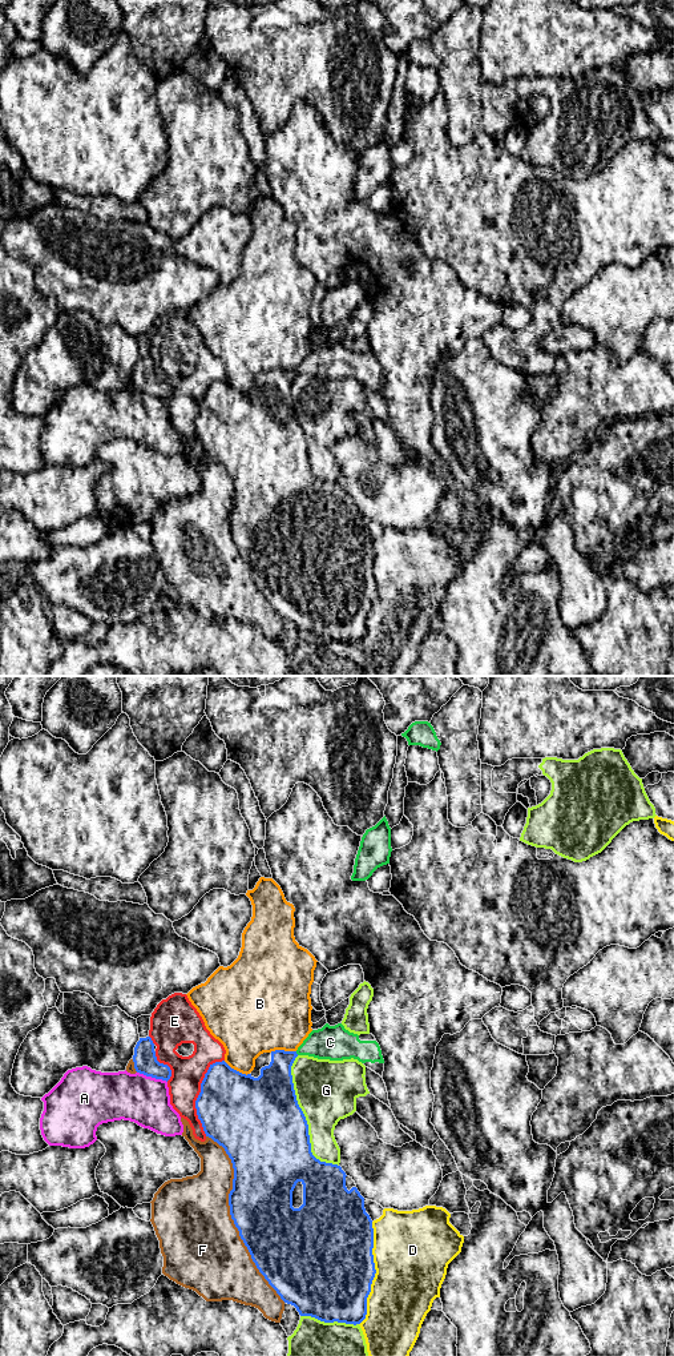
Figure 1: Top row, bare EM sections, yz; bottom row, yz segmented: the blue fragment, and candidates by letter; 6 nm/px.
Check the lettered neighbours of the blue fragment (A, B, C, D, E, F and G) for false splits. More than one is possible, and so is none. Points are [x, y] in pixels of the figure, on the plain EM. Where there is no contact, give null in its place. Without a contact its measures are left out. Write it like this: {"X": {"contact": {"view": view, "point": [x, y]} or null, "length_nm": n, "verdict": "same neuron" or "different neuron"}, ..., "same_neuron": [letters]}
{"A": {"contact": {"view": "yz", "point": [152, 395]}, "length_nm": 200, "verdict": "different neuron"}, "B": {"contact": {"view": "yz", "point": [282, 369]}, "length_nm": 160, "verdict": "different neuron"}, "C": {"contact": {"view": "yz", "point": [295, 371]}, "length_nm": 30, "verdict": "same neuron"}, "D": {"contact": {"view": "yz", "point": [375, 591]}, "length_nm": 650, "verdict": "different neuron"}, "E": {"contact": {"view": "yz", "point": [200, 413]}, "length_nm": 480, "verdict": "different neuron"}, "F": {"contact": {"view": "yz", "point": [231, 535]}, "length_nm": 1100, "verdict": "different neuron"}, "G": {"contact": {"view": "yz", "point": [305, 437]}, "length_nm": 700, "verdict": "different neuron"}, "same_neuron": ["C"]}

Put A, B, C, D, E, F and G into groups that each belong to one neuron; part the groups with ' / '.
A / B / C / D / E / F / G

